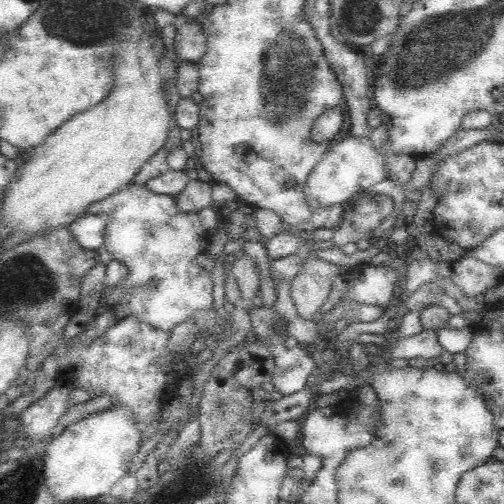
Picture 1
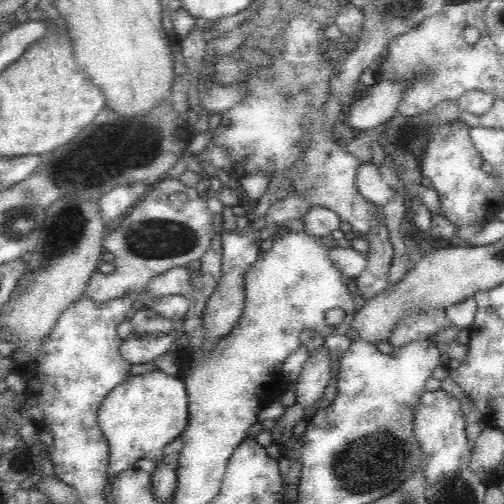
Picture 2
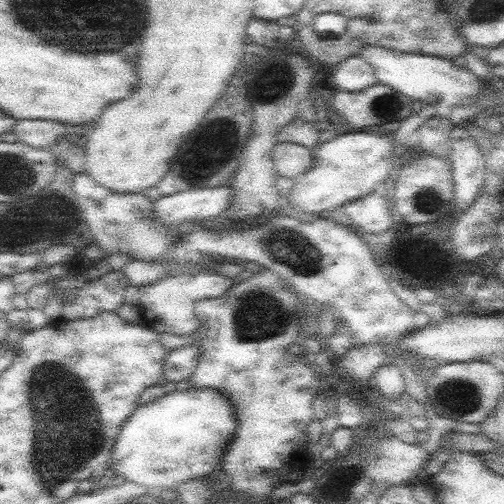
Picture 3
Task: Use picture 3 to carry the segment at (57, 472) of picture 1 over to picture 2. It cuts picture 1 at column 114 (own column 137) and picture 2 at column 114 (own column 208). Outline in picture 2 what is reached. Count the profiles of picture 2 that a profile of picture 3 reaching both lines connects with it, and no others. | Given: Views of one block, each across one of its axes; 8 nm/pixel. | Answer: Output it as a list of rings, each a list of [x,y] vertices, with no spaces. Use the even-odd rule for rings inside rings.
[[[160,368],[138,376],[126,376],[126,380],[118,384],[98,408],[98,428],[110,448],[108,474],[114,478],[136,464],[136,460],[150,458],[154,452],[160,454],[166,444],[180,438],[186,430],[190,422],[188,410],[186,384],[178,376],[168,376]]]

